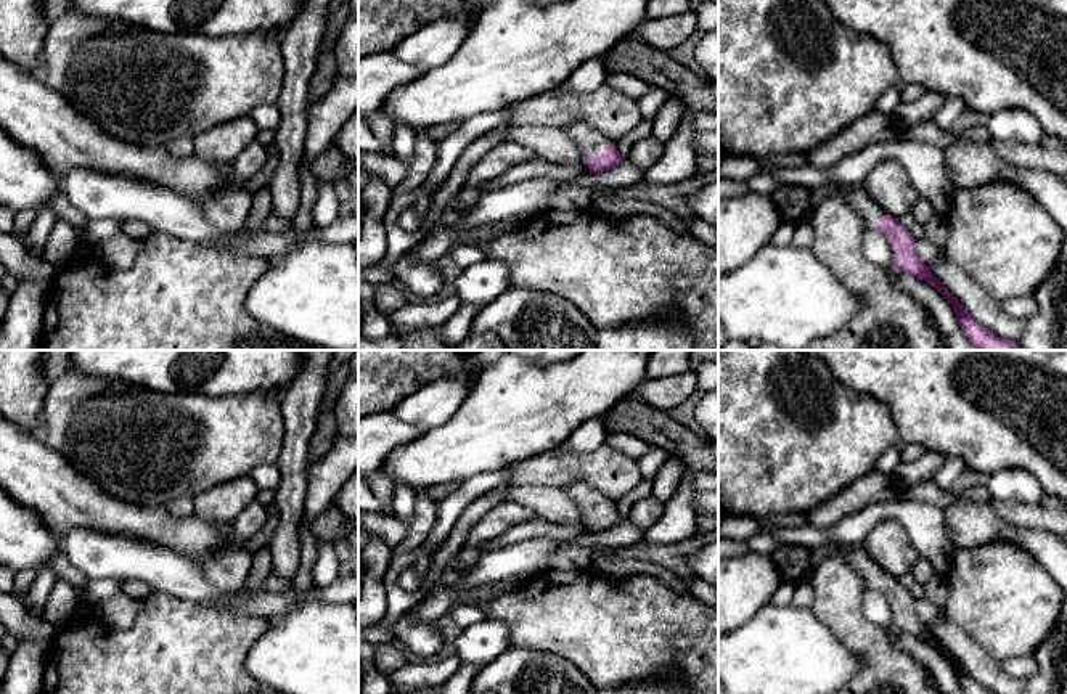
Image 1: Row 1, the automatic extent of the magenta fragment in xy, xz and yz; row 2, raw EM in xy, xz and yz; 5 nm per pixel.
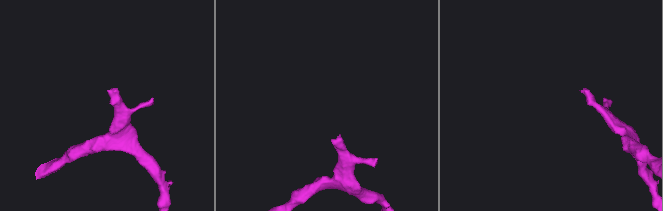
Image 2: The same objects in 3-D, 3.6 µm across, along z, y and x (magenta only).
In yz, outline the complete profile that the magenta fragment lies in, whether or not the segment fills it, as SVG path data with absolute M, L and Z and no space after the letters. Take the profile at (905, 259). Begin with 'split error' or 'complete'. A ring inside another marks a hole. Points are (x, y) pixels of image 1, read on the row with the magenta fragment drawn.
split error; M837 183L840 196L858 212L866 230L881 231L892 246L892 267L900 271L911 273L927 284L934 286L953 307L958 323L974 345L975 350L1024 350L1019 342L998 337L991 331L977 323L975 318L959 304L959 300L943 286L943 283L932 273L914 251L914 238L884 209L874 204L866 190L860 185Z

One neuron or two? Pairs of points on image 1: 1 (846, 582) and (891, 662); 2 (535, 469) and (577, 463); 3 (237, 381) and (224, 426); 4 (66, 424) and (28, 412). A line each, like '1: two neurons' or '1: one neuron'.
1: one neuron
2: one neuron
3: two neurons
4: two neurons

